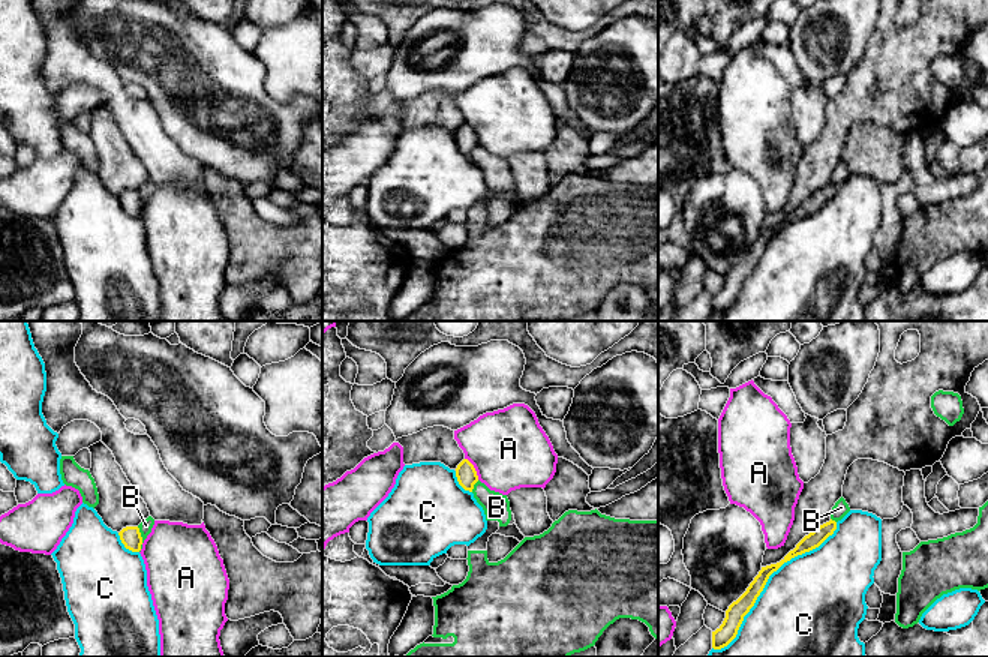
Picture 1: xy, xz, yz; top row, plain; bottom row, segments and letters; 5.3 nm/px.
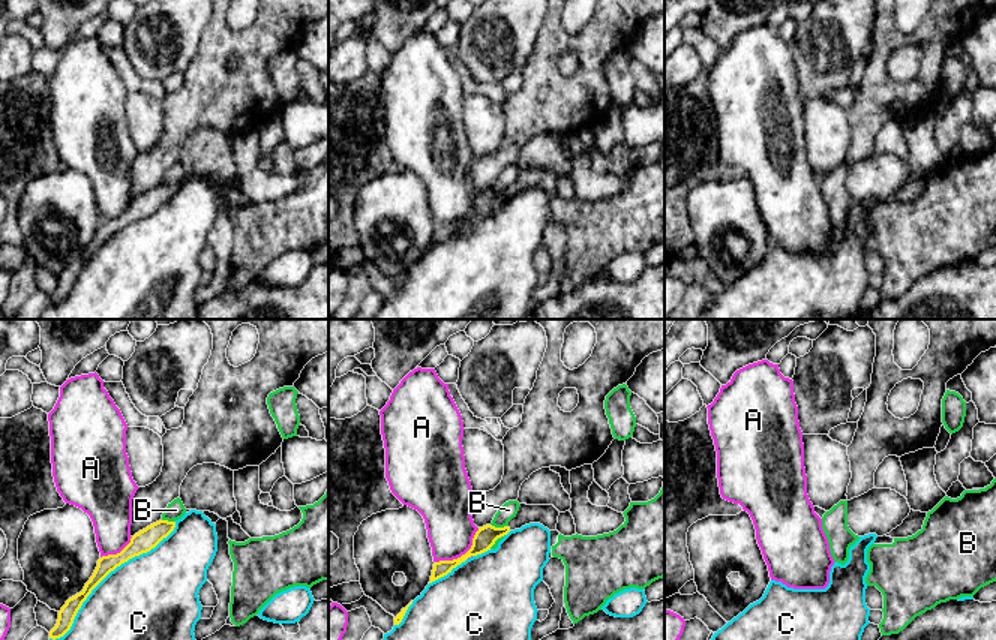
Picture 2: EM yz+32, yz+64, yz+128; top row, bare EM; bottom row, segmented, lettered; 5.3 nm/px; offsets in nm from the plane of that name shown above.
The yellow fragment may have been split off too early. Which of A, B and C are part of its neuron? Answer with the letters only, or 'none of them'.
none of them

